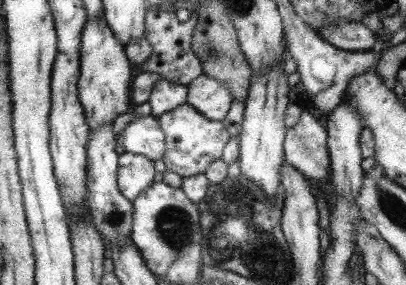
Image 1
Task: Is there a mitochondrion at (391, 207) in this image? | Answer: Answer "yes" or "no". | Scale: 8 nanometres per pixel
yes

